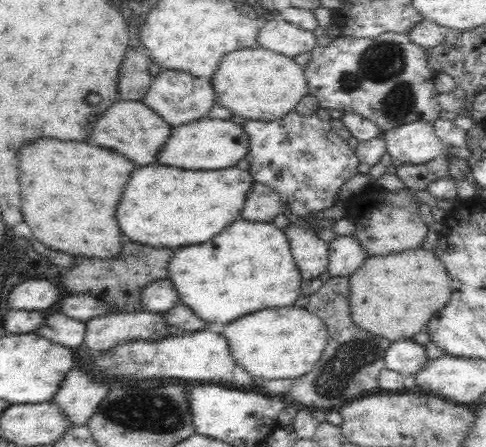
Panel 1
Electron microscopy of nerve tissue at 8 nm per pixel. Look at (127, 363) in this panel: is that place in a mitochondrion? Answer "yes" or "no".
yes

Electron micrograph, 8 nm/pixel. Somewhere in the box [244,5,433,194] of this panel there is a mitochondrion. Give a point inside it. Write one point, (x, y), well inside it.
(385, 62)

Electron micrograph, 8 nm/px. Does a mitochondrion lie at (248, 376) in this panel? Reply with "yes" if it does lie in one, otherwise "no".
no

